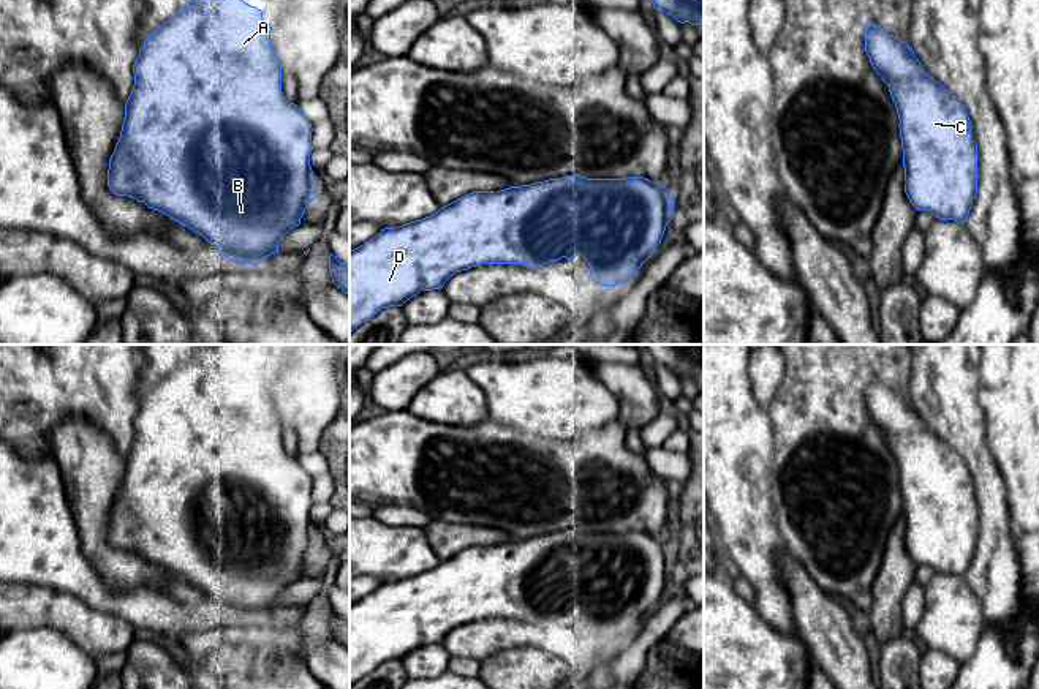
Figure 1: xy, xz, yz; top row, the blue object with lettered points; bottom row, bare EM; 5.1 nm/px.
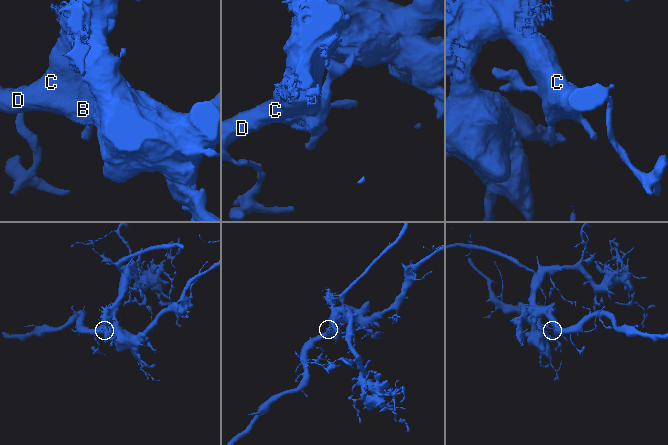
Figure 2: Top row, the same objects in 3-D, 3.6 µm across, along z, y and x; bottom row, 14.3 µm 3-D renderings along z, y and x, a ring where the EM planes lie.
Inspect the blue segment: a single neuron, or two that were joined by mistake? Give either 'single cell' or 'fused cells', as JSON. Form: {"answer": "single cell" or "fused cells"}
{"answer": "single cell"}

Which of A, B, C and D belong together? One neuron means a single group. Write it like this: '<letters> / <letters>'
A B C D

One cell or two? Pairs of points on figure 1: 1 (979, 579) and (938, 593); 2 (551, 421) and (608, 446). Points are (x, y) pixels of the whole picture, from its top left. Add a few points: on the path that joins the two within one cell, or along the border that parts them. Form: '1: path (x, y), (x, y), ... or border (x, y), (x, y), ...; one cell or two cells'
1: border (963, 577), (984, 615); two cells
2: border (615, 417), (581, 435); two cells

